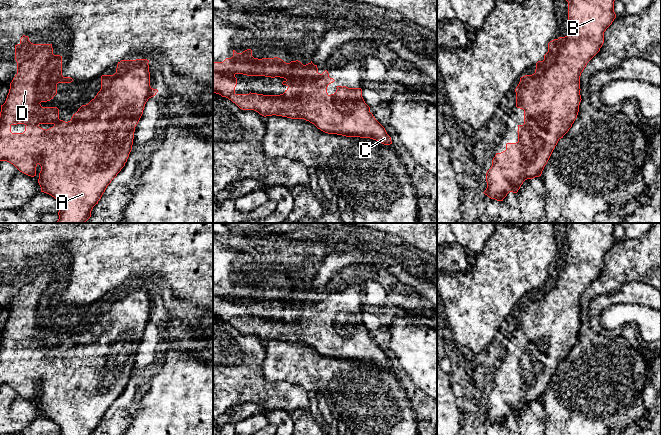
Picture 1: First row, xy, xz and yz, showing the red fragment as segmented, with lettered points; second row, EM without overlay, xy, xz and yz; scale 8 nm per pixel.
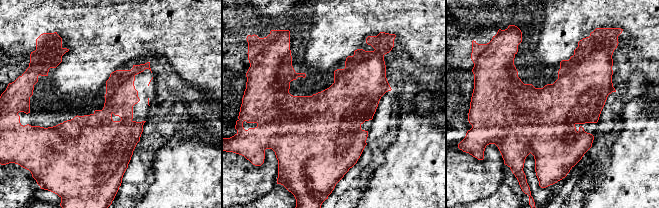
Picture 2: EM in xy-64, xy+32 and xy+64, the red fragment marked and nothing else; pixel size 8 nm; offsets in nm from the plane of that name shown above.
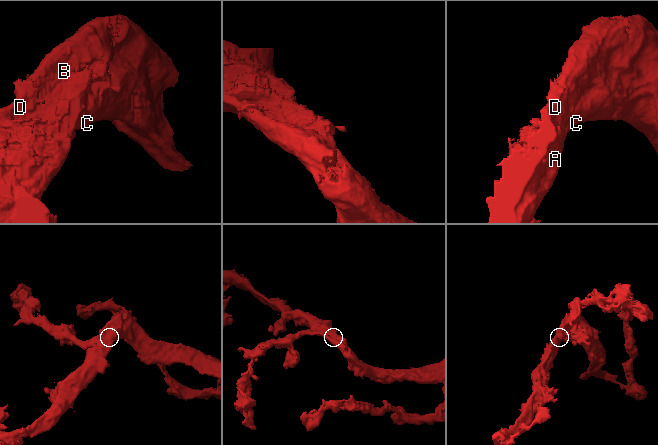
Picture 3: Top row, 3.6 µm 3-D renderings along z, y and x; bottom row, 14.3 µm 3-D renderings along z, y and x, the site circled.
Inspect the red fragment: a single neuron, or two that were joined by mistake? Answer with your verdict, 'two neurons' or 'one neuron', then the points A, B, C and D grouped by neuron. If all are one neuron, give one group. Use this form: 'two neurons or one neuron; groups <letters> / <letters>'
one neuron; groups A B C D

